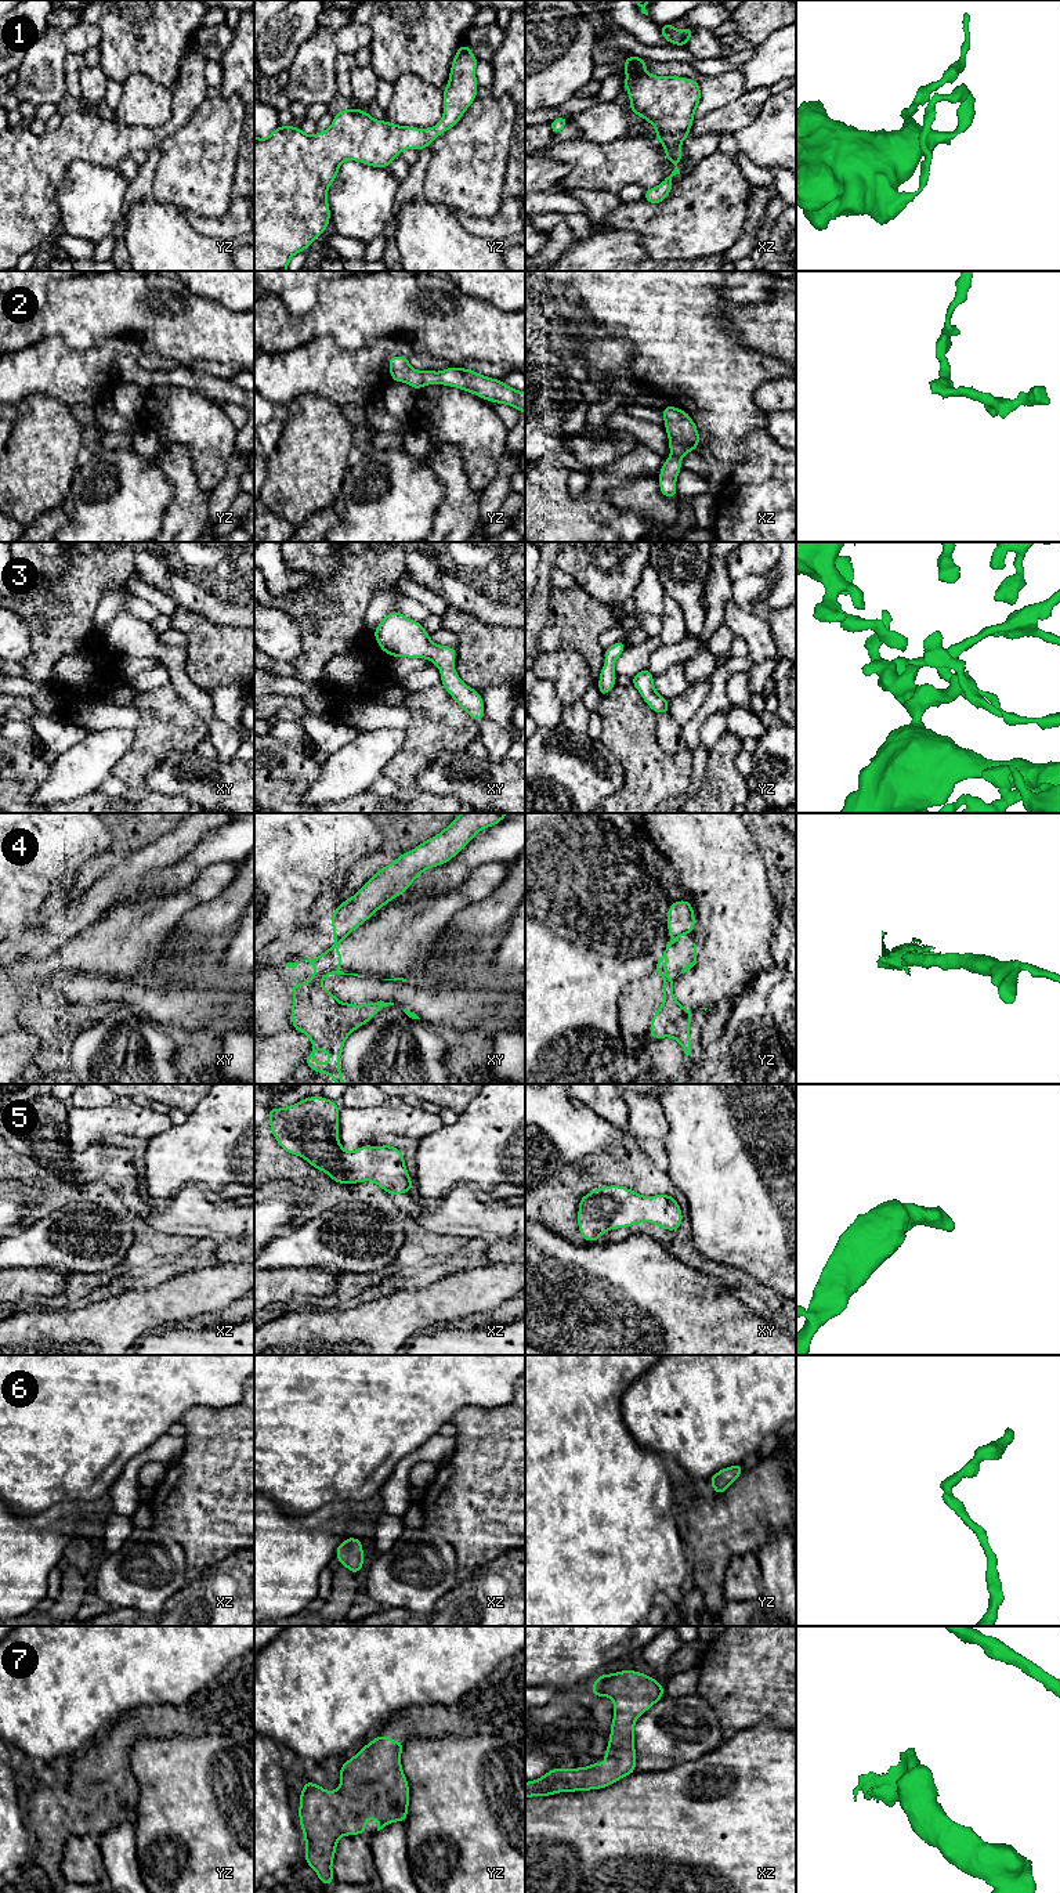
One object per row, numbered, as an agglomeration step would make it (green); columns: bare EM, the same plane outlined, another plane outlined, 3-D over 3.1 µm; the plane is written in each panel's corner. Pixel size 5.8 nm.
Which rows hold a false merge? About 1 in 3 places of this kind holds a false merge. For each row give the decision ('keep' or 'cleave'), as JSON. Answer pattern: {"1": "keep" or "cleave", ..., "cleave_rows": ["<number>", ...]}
{"1": "keep", "2": "keep", "3": "keep", "4": "cleave", "5": "keep", "6": "keep", "7": "keep", "cleave_rows": ["4"]}

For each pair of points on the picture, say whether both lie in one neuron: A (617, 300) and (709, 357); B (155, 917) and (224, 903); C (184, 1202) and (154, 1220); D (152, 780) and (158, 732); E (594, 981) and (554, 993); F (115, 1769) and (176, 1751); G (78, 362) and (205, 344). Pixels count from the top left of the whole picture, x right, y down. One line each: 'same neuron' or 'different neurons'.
A: same neuron
B: different neurons
C: same neuron
D: different neurons
E: same neuron
F: different neurons
G: different neurons

